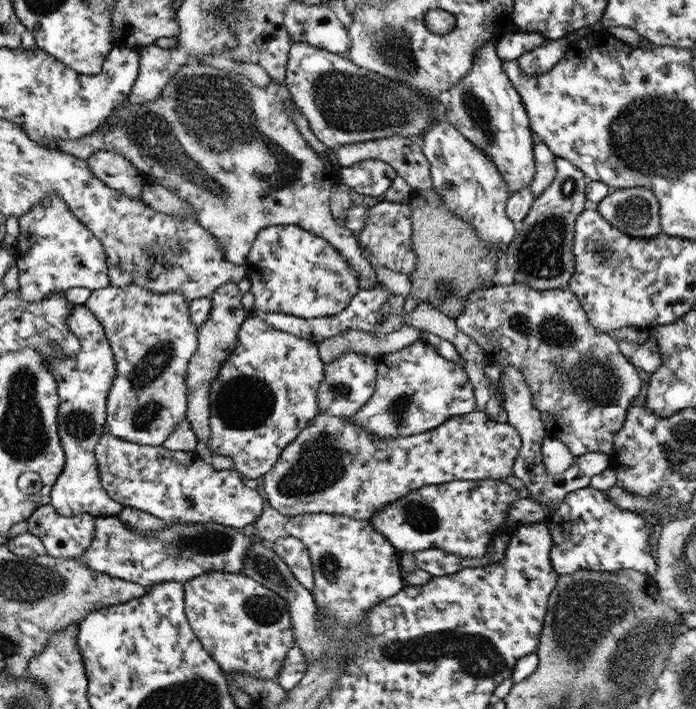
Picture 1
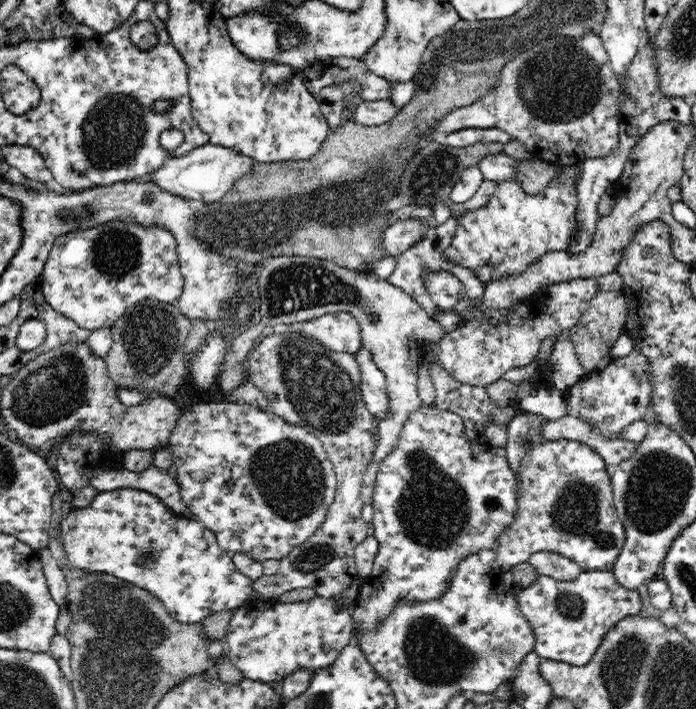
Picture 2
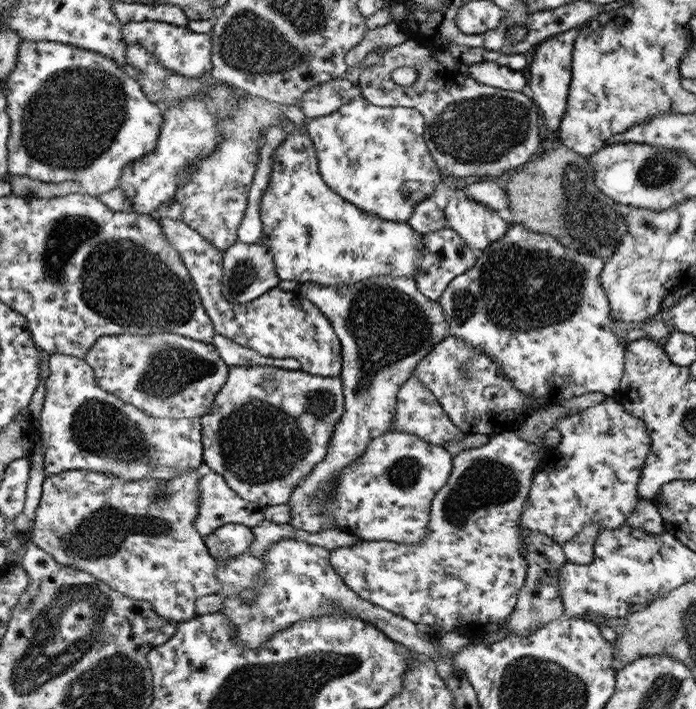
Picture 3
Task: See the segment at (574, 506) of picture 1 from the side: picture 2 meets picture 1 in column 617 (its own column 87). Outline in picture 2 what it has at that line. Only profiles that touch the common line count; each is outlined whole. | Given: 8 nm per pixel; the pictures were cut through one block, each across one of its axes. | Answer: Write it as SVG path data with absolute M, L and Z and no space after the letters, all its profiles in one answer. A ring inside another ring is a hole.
M122 488L102 491L86 509L67 510L61 522L64 552L72 566L121 578L158 597L171 618L181 623L197 623L212 612L240 607L250 602L253 580L237 571L230 552L222 549L216 535L206 525L193 522L166 507L145 491Z

